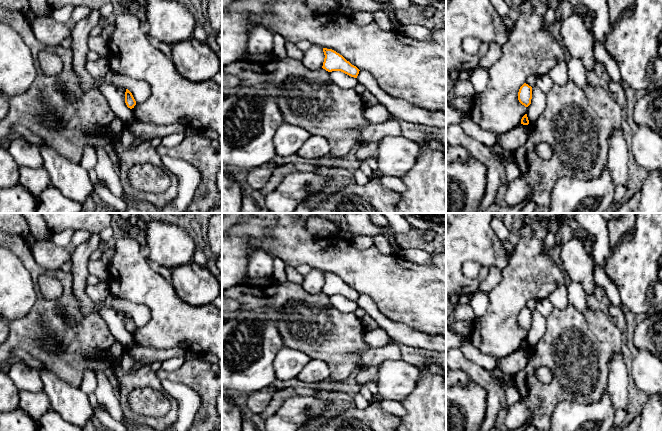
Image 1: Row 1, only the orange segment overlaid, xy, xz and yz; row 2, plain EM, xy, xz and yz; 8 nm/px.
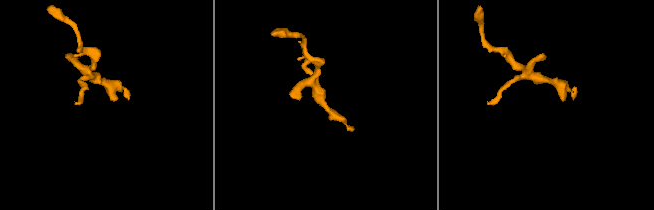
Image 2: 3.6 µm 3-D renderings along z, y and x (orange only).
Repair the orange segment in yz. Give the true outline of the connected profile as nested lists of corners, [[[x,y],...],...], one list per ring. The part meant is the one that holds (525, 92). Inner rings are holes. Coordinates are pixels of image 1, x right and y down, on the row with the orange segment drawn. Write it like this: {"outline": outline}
{"outline": [[[524,83],[519,89],[518,100],[522,105],[528,107],[531,104],[531,99],[532,99],[532,87]]]}

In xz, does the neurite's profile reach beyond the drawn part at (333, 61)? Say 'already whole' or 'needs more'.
already whole

